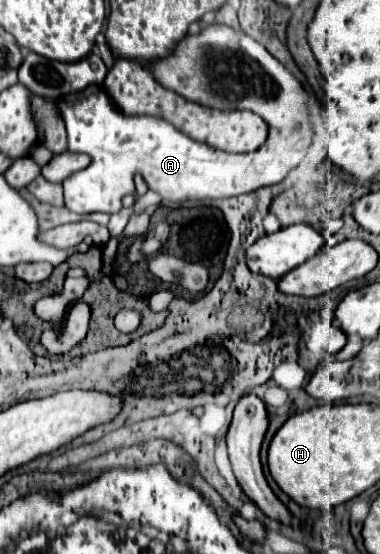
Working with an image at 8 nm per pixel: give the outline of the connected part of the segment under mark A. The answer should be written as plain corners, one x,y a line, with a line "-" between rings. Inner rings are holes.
211,24
211,26
207,26
207,28
203,28
199,34
187,34
183,40
179,40
177,42
177,46
173,48
173,52
167,56
167,58
157,58
157,60
149,60
147,62
147,68
151,70
151,74
155,76
155,80
157,82
161,82
161,86
165,86
165,88
169,88
169,90
173,90
173,92
177,92
177,94
181,94
183,98
187,98
187,100
193,100
193,102
197,102
197,104
201,104
201,106
235,106
237,110
251,110
251,112
255,112
257,116
261,116
265,122
267,122
267,126
269,126
269,136
267,136
267,140
265,140
265,144
261,146
261,148
257,148
255,152
247,152
247,154
231,154
231,152
221,152
221,150
217,150
217,148
213,148
213,146
209,146
209,144
205,144
205,142
197,142
197,140
193,140
193,138
189,138
187,134
183,134
183,132
179,132
175,126
171,126
171,124
167,124
165,120
157,120
157,118
151,118
151,116
125,116
123,112
119,112
117,110
117,106
113,104
113,100
109,98
109,94
107,94
107,90
103,88
103,86
97,86
97,84
93,84
93,86
89,86
89,96
85,96
85,92
75,92
75,94
69,94
69,96
63,96
63,100
59,100
57,102
57,110
59,110
59,114
61,114
61,118
63,118
63,122
65,122
65,128
67,128
67,140
69,140
69,150
71,152
85,152
85,154
89,154
91,158
93,158
93,162
85,168
85,170
81,170
81,172
75,172
75,174
71,174
69,178
65,178
63,180
63,192
65,192
65,208
69,208
71,212
77,212
77,214
89,214
89,212
107,212
107,214
115,214
115,212
119,212
121,210
121,198
123,196
127,196
127,194
133,194
133,176
135,174
141,174
143,176
143,180
147,182
147,186
149,186
149,190
153,190
153,192
157,192
157,194
161,194
161,206
165,204
169,205
169,208
179,208
179,207
214,207
215,206
201,206
201,202
205,202
205,200
227,200
227,198
231,198
231,196
239,196
239,194
247,194
247,192
253,192
253,190
259,190
259,188
263,188
263,186
271,186
271,184
279,184
279,182
283,182
285,180
285,176
303,160
303,156
307,154
307,150
309,150
309,146
311,146
311,142
313,142
313,136
315,136
315,132
313,132
313,128
311,128
311,120
309,120
309,110
307,110
307,102
309,102
309,96
307,96
307,92
305,92
305,88
303,88
303,84
277,60
277,58
273,58
269,52
267,52
267,48
265,46
261,46
257,40
253,40
251,36
247,36
247,34
241,34
241,32
237,32
237,30
233,30
233,28
229,28
229,26
225,26
225,24
-
213,72
237,72
239,74
239,78
235,80
235,86
229,86
231,90
227,90
227,94
223,94
221,90
219,90
219,82
215,82
213,78
211,78
211,74

